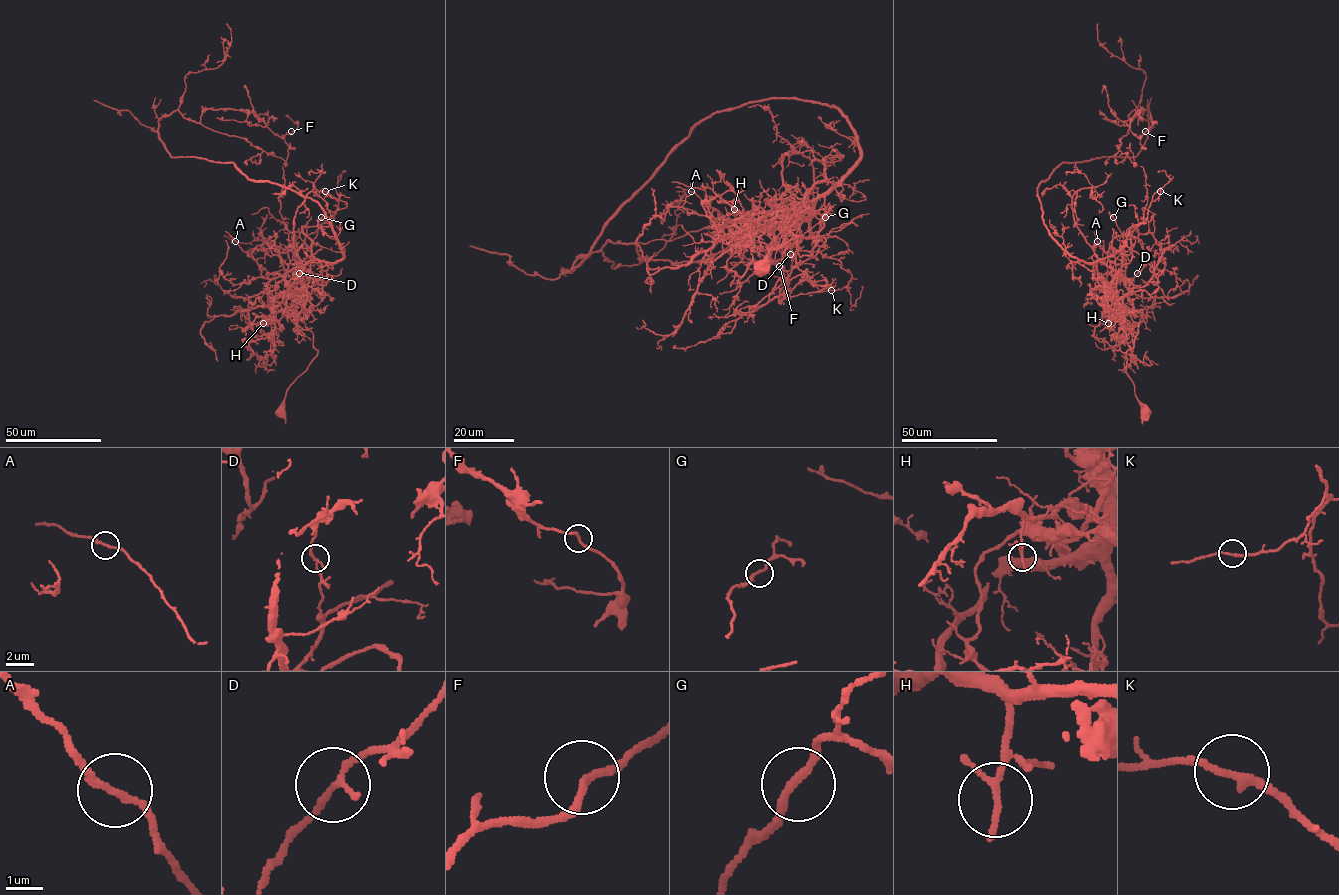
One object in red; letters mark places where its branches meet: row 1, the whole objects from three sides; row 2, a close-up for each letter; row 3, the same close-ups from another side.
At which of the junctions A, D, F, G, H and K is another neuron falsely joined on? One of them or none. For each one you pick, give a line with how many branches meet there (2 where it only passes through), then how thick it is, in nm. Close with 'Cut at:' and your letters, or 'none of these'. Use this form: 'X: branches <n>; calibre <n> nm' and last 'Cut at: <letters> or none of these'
D: branches 2; calibre 190 nm
Cut at: D

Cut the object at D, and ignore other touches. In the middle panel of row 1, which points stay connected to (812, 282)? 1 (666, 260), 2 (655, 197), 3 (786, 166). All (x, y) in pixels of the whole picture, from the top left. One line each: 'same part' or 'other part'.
1: other part
2: same part
3: other part

